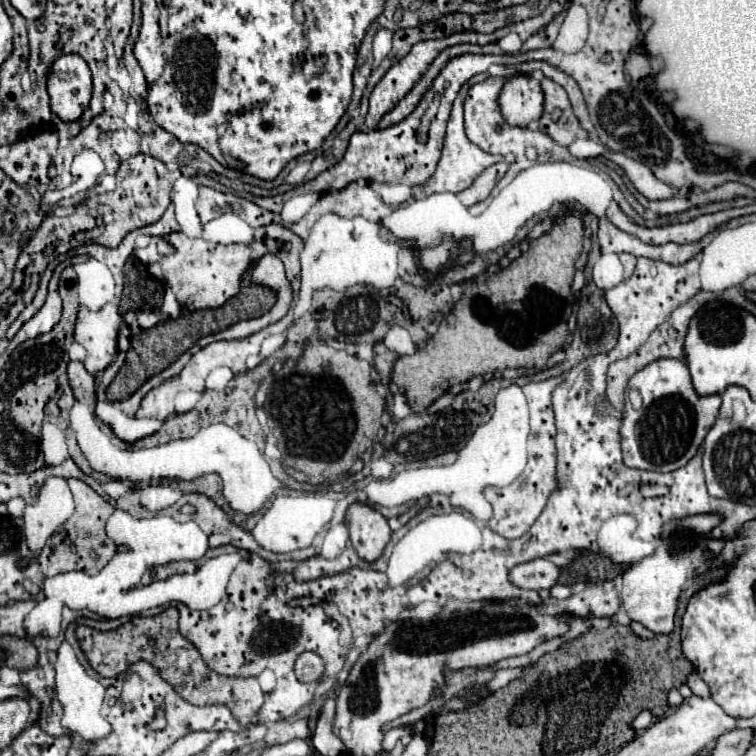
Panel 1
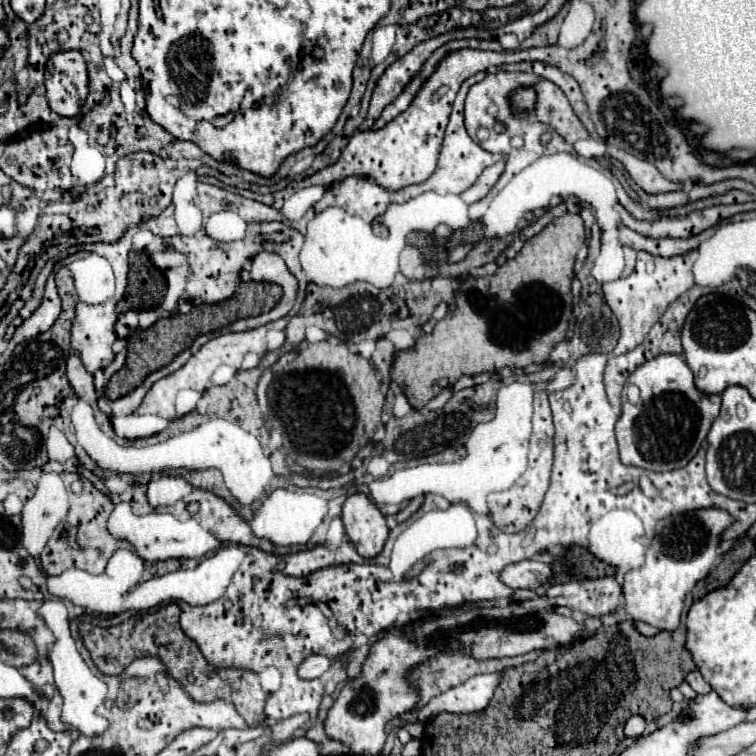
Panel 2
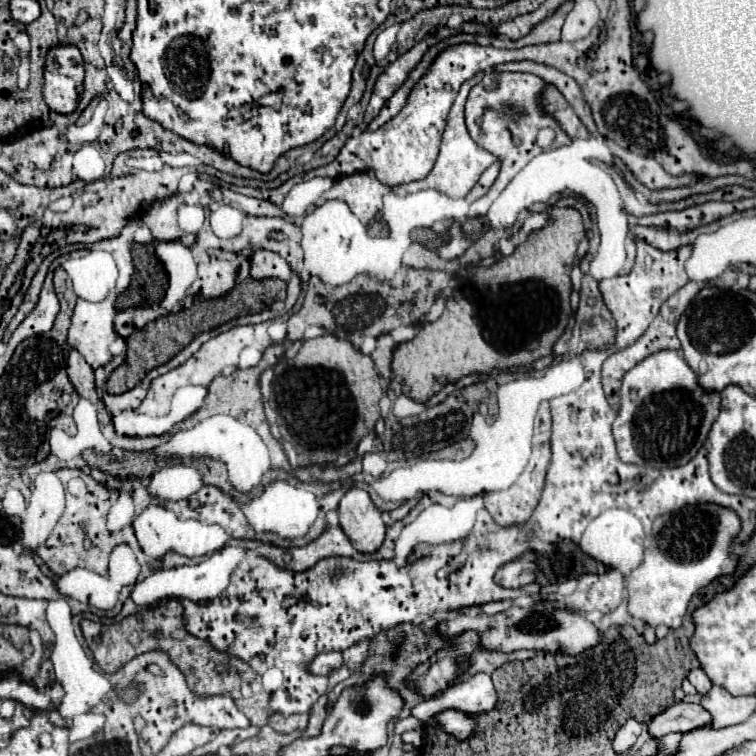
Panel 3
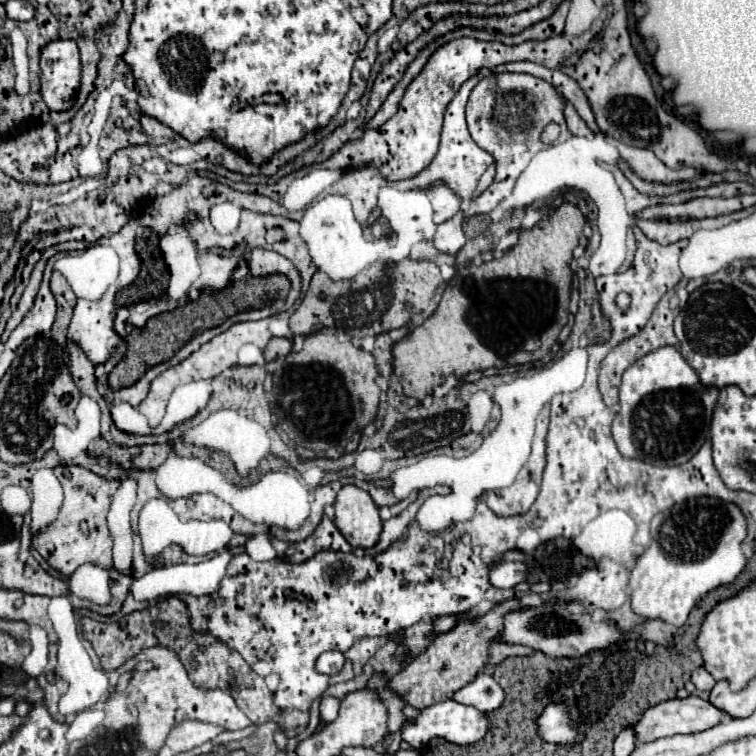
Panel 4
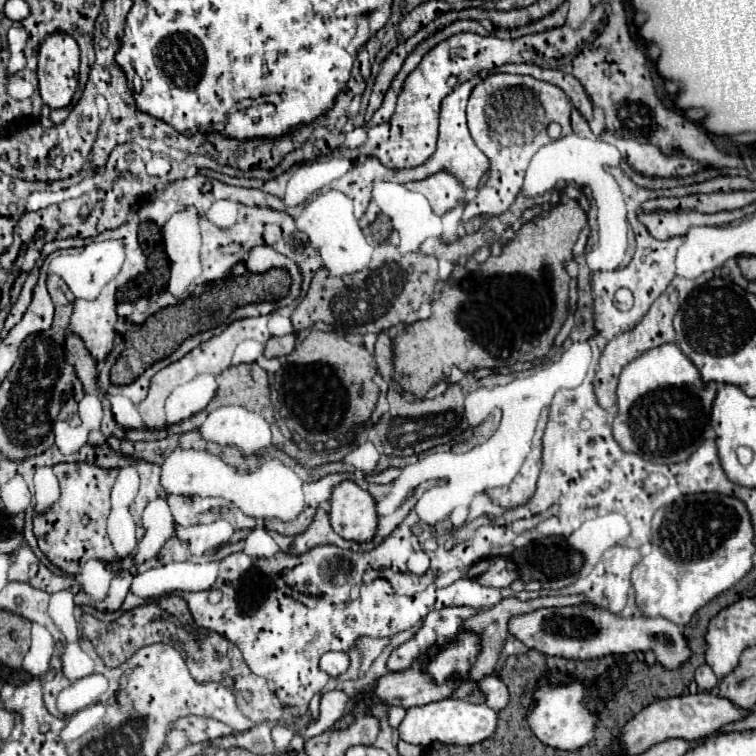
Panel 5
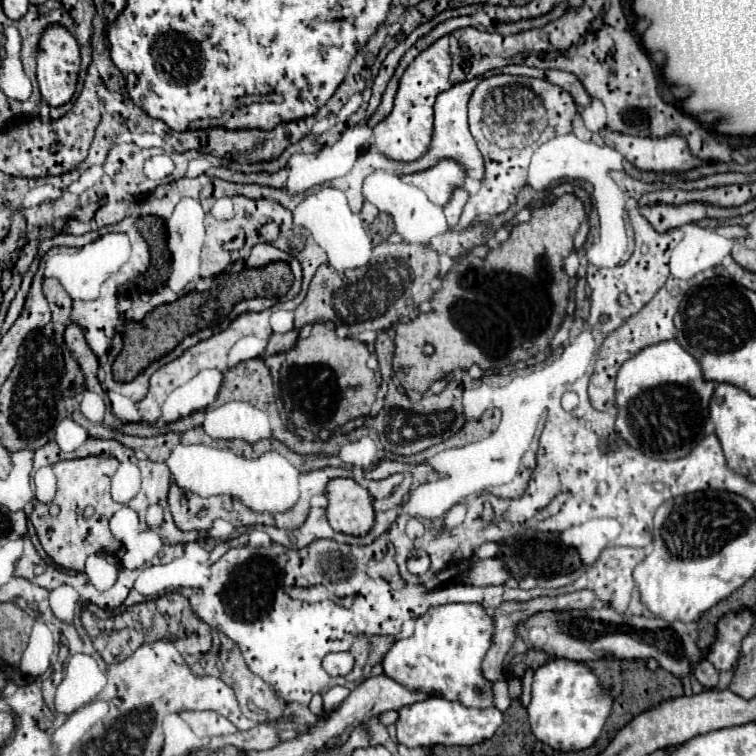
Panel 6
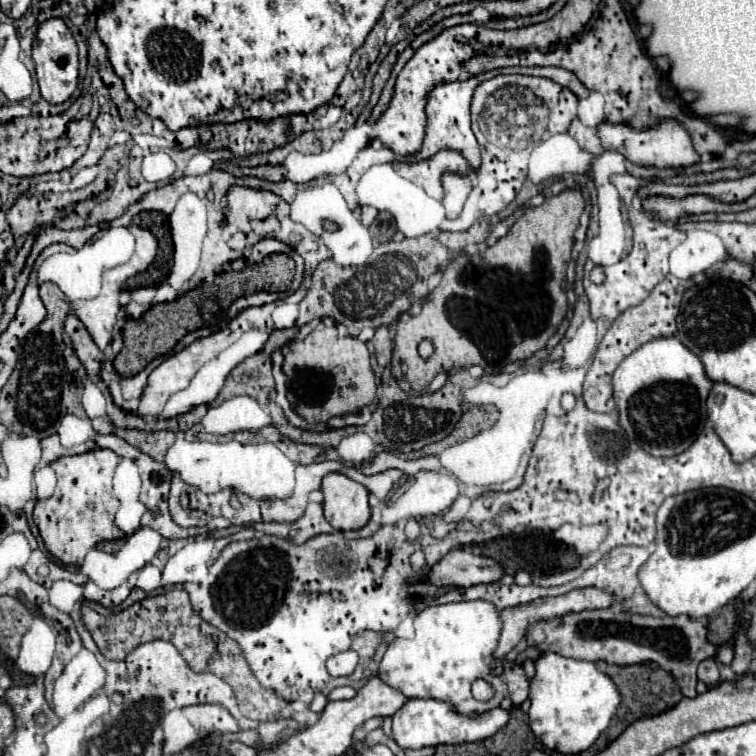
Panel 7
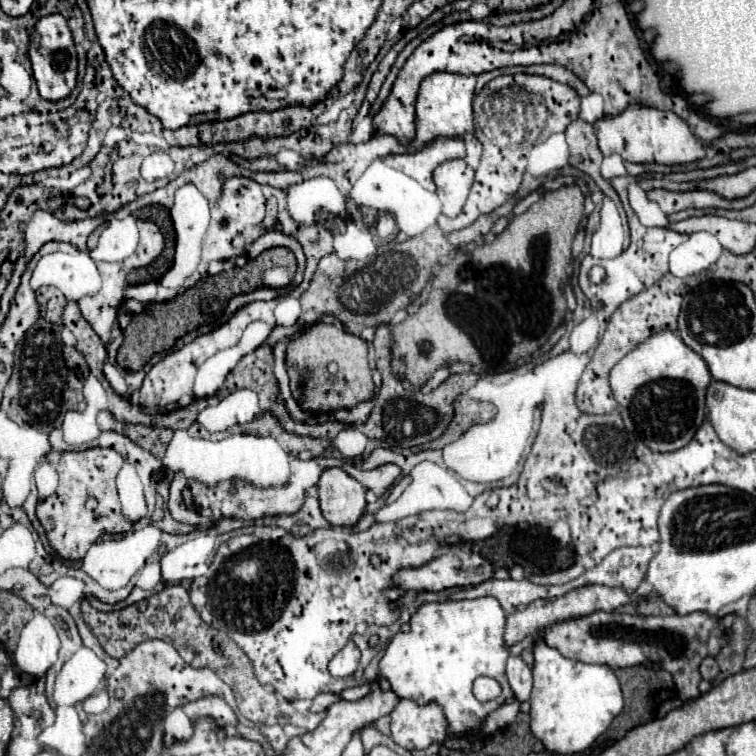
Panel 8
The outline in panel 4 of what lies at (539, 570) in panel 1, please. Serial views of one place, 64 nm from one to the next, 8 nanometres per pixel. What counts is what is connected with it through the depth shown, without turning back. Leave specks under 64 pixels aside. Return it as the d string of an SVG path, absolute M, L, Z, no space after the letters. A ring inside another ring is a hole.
M500 562L490 572L490 582L496 588L514 588L528 576L528 566L524 562Z

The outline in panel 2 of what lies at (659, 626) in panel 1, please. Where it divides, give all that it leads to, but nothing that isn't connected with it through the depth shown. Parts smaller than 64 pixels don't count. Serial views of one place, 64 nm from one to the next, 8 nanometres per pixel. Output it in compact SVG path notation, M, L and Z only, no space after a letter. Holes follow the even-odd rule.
M718 508L696 510L660 520L656 538L646 554L646 562L640 568L628 570L624 576L624 608L632 620L646 622L658 630L674 632L680 624L684 596L698 580L708 576L710 568L720 562L720 558L716 558L720 532L732 522L734 518L726 510Z

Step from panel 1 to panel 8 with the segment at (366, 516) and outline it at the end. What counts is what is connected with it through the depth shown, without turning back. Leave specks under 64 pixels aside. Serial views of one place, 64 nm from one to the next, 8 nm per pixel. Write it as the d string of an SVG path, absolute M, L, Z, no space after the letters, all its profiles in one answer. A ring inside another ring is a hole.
M328 468L318 482L320 508L332 526L354 526L366 512L366 488L342 468Z

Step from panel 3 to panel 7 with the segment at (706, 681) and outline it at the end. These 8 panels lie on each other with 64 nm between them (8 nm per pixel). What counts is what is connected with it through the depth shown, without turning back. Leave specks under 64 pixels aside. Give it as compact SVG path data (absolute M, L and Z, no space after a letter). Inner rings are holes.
M706 658L704 662L700 662L700 666L698 666L698 680L702 680L708 688L712 688L712 686L716 686L720 682L718 666L716 666L714 658Z

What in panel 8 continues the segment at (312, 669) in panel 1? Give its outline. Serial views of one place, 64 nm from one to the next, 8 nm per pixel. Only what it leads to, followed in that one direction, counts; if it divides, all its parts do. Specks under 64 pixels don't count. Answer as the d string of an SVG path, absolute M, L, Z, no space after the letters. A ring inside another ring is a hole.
M348 642L328 664L328 670L334 678L344 678L354 674L354 670L358 668L360 662L360 650L356 648L354 642Z

